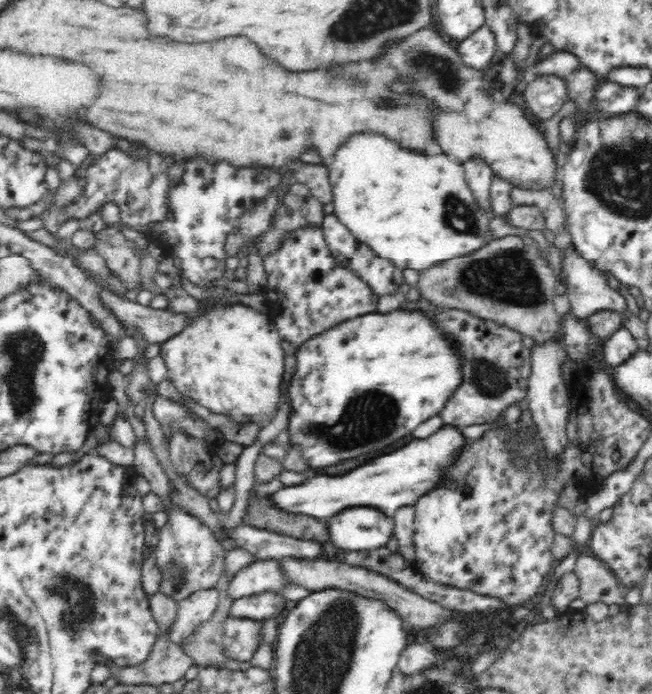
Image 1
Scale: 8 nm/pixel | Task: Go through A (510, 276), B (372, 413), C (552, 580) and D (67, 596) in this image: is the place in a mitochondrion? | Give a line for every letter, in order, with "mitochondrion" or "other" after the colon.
A: mitochondrion
B: mitochondrion
C: other
D: mitochondrion

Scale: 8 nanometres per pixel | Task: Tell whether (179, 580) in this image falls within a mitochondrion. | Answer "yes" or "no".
yes

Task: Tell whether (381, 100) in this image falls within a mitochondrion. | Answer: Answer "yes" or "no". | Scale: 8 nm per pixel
yes

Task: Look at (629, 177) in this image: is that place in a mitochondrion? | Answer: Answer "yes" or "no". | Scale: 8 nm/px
yes

